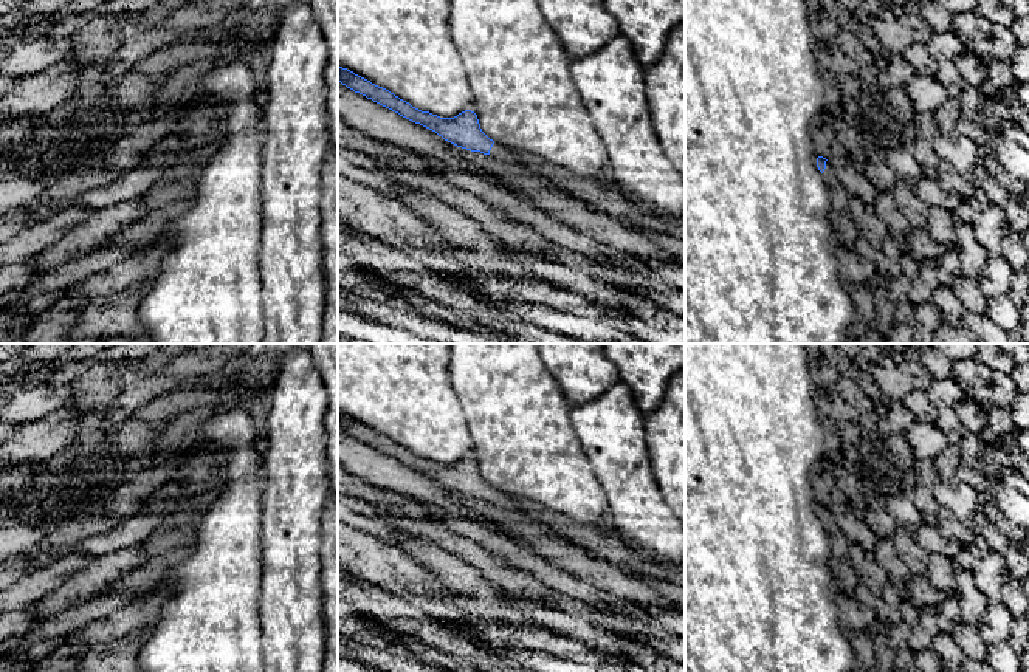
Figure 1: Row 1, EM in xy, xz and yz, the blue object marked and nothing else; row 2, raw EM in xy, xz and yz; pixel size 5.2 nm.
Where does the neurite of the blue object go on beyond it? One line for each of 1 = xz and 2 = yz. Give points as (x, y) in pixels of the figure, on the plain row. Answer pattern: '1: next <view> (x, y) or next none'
1: next xz (499, 499)
2: next yz (839, 542)

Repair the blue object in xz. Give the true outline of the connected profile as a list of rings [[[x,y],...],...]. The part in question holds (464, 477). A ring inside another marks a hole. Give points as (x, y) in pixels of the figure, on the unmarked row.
[[[339,412],[338,429],[353,437],[355,440],[360,440],[367,446],[372,446],[373,449],[398,460],[400,463],[435,478],[445,488],[457,494],[471,499],[480,499],[507,509],[514,509],[516,497],[511,497],[510,494],[501,492],[490,486],[482,478],[477,461],[471,457],[465,457],[454,465],[440,465],[429,458],[422,458],[389,437],[378,434]]]

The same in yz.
[[[818,503],[817,514],[821,519],[821,522],[831,537],[832,557],[837,557],[837,559],[846,557],[851,542],[848,540],[848,537],[845,536],[845,533],[840,530],[838,523],[835,522],[831,506]]]

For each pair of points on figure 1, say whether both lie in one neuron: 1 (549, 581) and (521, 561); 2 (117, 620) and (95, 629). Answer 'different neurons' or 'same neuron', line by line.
1: same neuron
2: same neuron

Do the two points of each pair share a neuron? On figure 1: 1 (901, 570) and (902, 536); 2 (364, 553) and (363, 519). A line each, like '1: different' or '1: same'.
1: different
2: different

